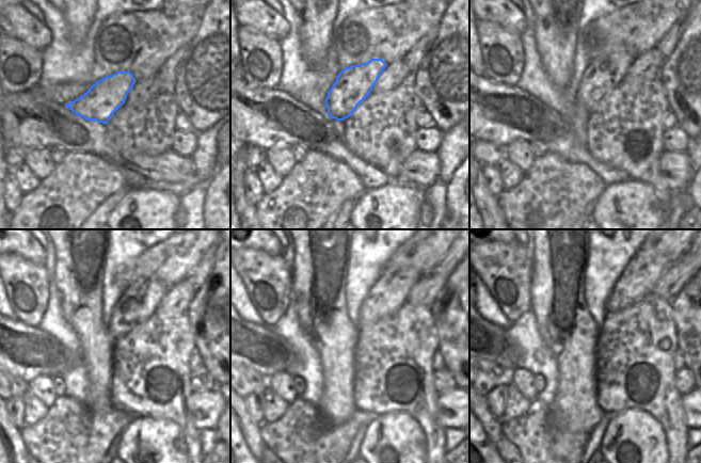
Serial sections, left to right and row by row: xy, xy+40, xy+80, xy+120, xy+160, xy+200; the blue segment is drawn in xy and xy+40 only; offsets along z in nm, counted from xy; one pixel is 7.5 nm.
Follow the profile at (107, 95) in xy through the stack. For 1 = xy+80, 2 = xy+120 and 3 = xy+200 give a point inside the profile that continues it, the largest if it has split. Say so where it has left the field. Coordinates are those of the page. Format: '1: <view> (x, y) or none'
1: xy+80 (606, 72)
2: xy+120 (140, 300)
3: xy+200 (643, 271)

